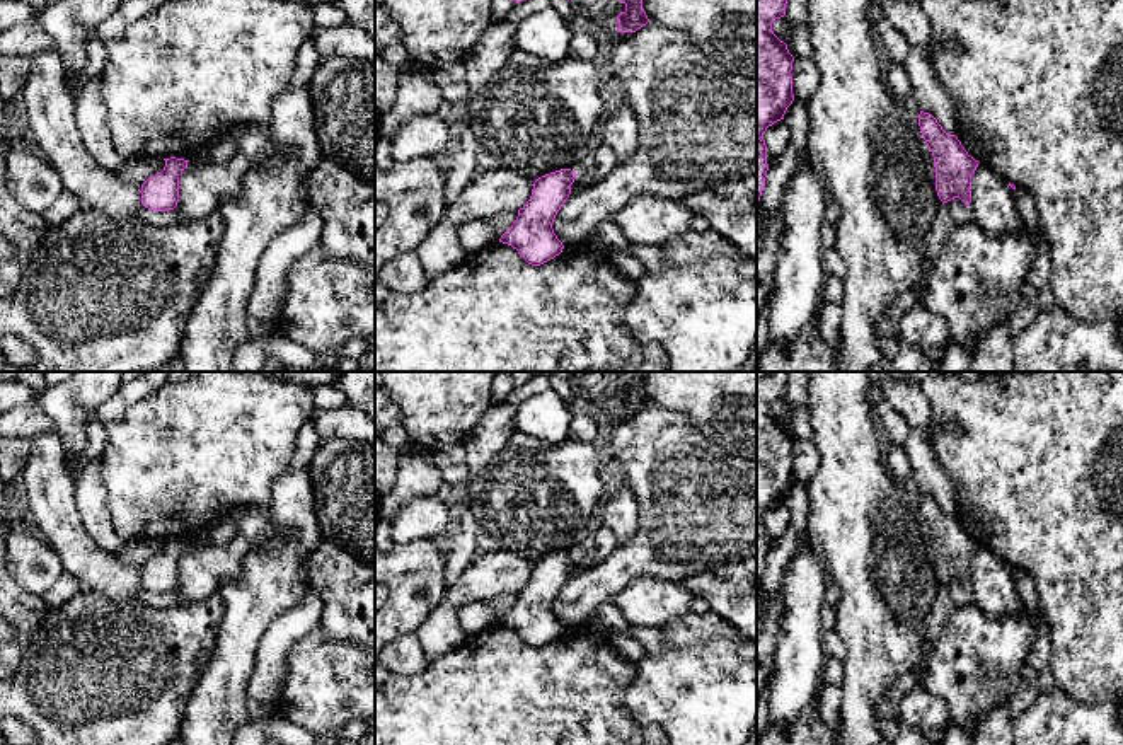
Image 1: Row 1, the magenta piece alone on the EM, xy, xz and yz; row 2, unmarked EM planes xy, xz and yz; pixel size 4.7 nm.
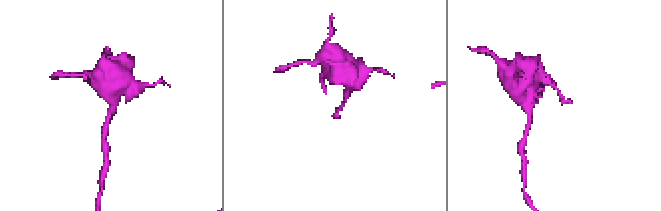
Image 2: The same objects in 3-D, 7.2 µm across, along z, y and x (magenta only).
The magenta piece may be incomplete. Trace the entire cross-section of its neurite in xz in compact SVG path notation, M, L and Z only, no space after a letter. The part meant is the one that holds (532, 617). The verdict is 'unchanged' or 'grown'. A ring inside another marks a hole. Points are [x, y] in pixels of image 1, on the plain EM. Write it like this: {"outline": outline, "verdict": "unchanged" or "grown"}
{"outline": "M561 551L535 561L530 581L518 592L515 605L499 624L516 631L532 648L559 638L564 627L554 615L552 605L569 580L576 557L571 551Z", "verdict": "unchanged"}

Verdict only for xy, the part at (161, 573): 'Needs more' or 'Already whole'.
Already whole

